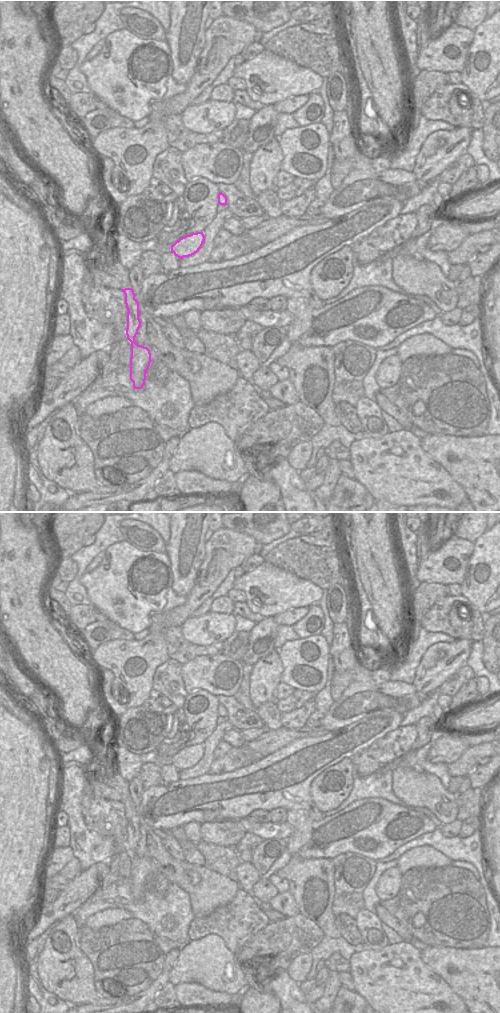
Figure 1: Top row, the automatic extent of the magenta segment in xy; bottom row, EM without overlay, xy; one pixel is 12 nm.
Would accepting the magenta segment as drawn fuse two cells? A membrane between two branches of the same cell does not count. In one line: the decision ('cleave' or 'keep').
cleave

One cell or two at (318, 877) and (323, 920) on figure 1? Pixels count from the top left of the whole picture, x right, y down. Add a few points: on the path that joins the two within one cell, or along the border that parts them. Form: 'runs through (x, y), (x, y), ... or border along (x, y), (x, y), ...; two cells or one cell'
runs through (318, 888), (318, 909); one cell

